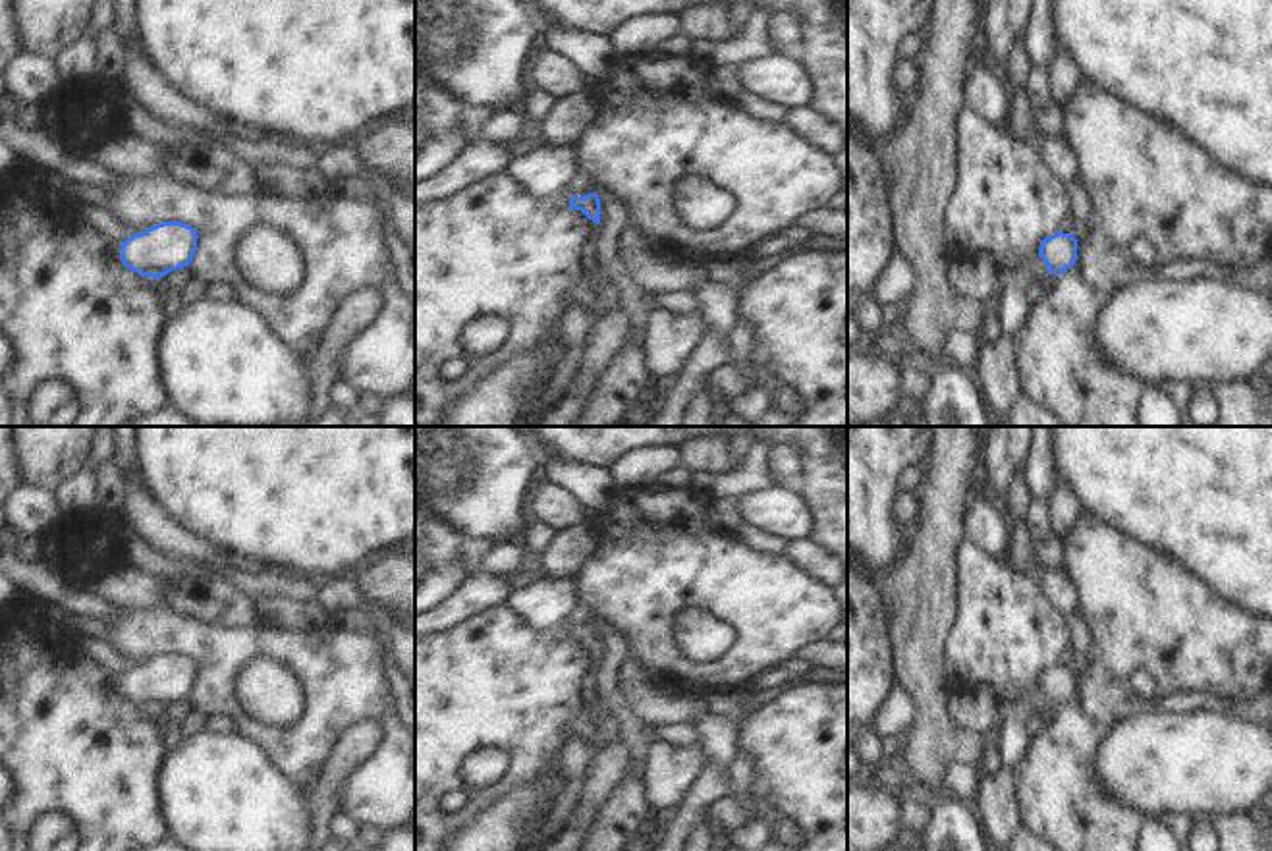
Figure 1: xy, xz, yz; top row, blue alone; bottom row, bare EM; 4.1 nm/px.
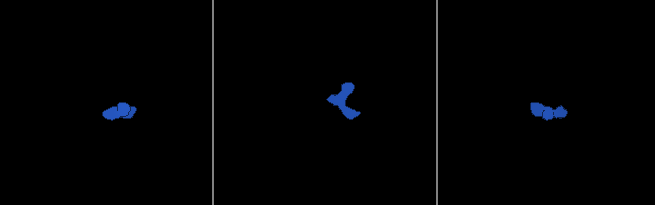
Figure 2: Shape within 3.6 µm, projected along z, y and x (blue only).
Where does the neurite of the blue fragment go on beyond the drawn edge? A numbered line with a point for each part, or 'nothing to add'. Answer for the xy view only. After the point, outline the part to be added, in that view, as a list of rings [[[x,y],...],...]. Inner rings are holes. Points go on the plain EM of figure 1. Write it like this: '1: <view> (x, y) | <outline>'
1: xy (110, 680) | [[[104,673],[104,693],[106,695],[122,695],[120,681],[122,681],[122,675]]]

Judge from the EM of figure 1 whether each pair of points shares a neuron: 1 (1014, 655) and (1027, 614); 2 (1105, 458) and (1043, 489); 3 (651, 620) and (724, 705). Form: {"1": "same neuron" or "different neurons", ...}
{"1": "same neuron", "2": "different neurons", "3": "different neurons"}

